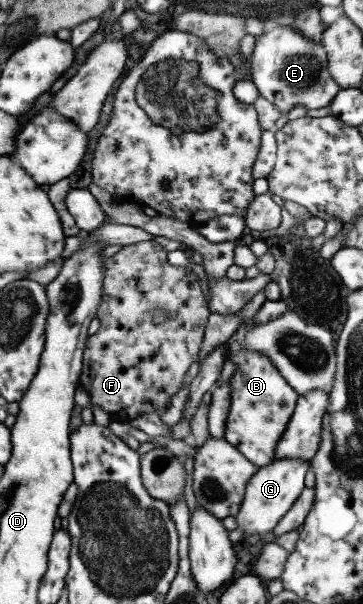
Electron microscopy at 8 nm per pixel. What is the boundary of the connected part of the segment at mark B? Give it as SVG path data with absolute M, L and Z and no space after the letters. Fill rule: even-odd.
M242 349L236 355L226 353L226 359L234 362L236 368L227 380L230 405L224 421L223 439L257 468L269 465L273 460L274 447L295 410L297 393L274 369L266 355Z

